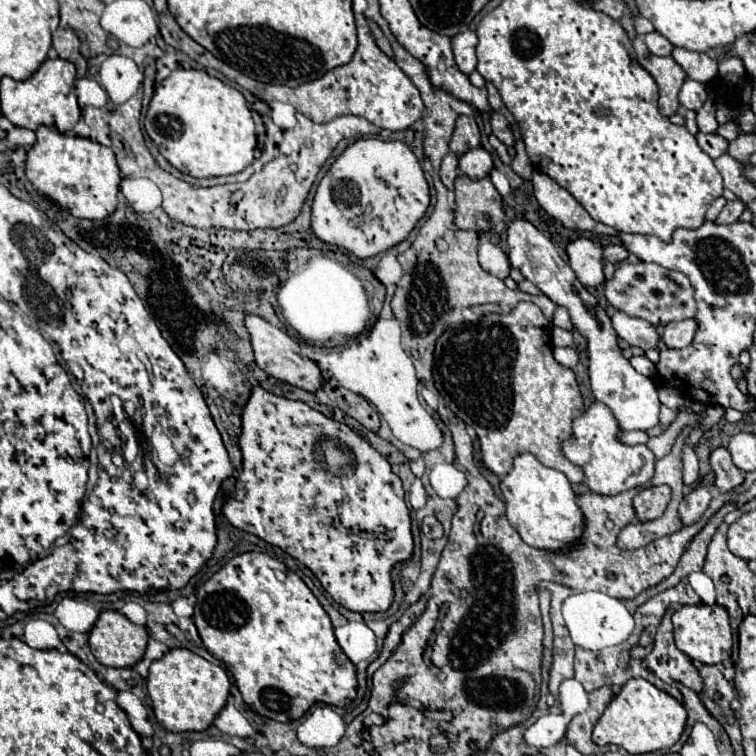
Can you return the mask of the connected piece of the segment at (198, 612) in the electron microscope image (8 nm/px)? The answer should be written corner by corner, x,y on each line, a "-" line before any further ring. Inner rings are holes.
239,554
213,574
197,590
193,622
207,652
229,668
243,700
265,718
293,722
315,702
347,706
357,696
355,666
341,652
327,612
295,572
267,554

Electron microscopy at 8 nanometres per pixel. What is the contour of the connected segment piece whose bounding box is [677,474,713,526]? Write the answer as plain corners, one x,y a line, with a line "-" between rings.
707,474
701,480
701,486
683,498
683,502
677,508
683,526
691,526
691,524
699,522
699,518
703,516
703,512
707,510
707,506
711,502
711,490
713,490
713,474

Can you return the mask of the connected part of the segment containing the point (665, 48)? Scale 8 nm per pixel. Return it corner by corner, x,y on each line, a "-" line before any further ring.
659,32
645,34
645,36
643,36
643,40
645,40
645,44
647,44
649,52
651,52
651,54
655,54
655,56
669,56
669,54
671,54
671,50
673,50
673,44
671,44
667,38
663,38

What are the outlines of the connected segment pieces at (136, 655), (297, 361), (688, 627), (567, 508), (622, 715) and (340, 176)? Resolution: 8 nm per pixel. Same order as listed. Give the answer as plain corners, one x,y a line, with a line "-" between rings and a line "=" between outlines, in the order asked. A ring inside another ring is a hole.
105,610
89,632
93,656
111,668
129,668
145,654
149,632
145,626
131,624
121,612
=
245,314
245,328
247,328
247,334
251,338
255,364
261,370
265,370
267,374
271,374
283,382
289,382
297,388
309,390
309,392
315,392
317,388
321,388
321,370
317,368
317,364
311,358
301,356
299,344
291,336
287,336
283,330
271,326
269,322
265,322
263,318
253,316
253,314
=
717,604
681,606
673,614
673,628
675,628
675,646
691,660
699,660
703,664
721,664
723,660
731,658
733,634
731,634
729,616
727,616
725,608
721,608
=
519,454
511,472
501,478
499,488
507,504
507,520
519,532
525,544
559,552
581,538
583,514
563,472
543,466
533,454
=
643,678
629,680
611,704
603,712
601,720
593,728
593,742
599,746
615,744
625,748
629,754
645,754
661,748
671,748
683,734
687,722
685,708
671,698
667,692
655,688
=
361,138
353,142
329,168
317,186
311,204
311,232
335,246
343,246
357,258
377,256
395,244
403,242
413,230
415,222
425,214
429,206
429,184
423,176
419,160
403,142
383,142
377,138

